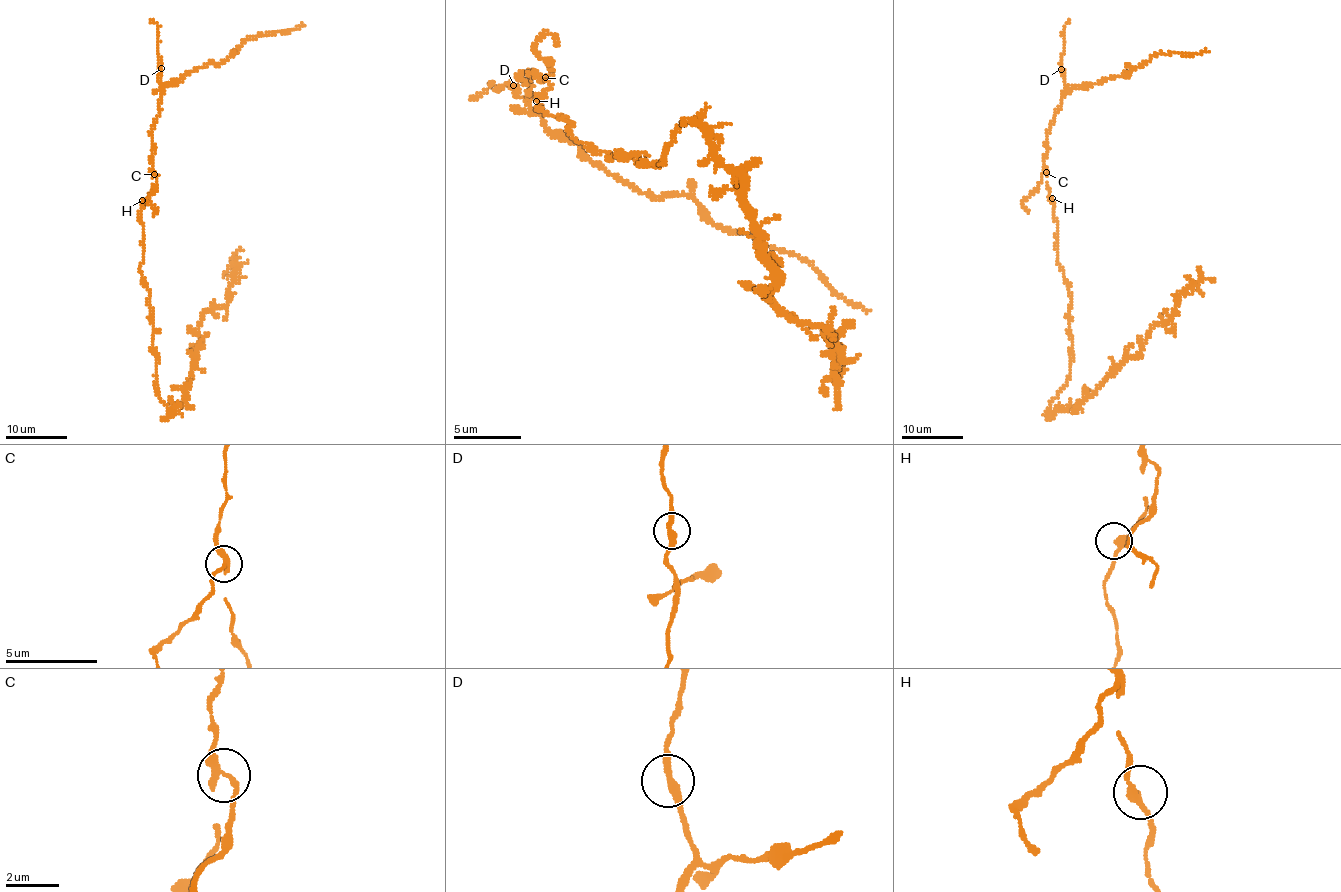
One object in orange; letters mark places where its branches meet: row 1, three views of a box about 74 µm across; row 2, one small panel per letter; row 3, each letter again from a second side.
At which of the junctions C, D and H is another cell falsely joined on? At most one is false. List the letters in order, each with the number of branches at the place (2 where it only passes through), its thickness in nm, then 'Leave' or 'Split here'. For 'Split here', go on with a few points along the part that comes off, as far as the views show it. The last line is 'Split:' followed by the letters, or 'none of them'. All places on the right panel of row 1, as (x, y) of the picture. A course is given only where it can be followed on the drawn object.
C: Branches: 2. Thickness 320 nm. Split here. Course of the part to remove: (1047, 173), (1042, 182), (1026, 198), (1023, 205), (1028, 212)
D: Branches: 2. Thickness 320 nm. Leave
H: Branches: 2. Thickness 300 nm. Leave
Split: C

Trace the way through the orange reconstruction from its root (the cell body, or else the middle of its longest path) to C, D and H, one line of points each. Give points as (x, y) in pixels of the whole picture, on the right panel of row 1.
C: (1058, 262), (1053, 201), (1048, 185), (1042, 183), (1042, 176), (1047, 173)
D: (1058, 262), (1054, 207), (1042, 177), (1046, 171), (1046, 132), (1067, 87), (1061, 69)
H: (1058, 262), (1057, 221), (1052, 214), (1052, 198)

